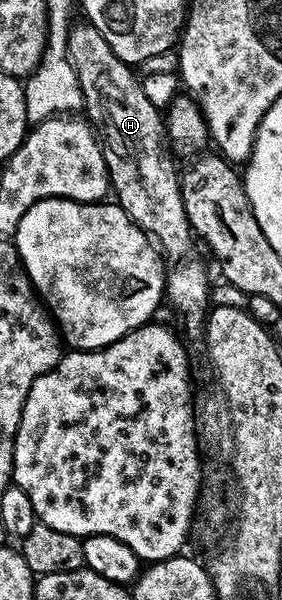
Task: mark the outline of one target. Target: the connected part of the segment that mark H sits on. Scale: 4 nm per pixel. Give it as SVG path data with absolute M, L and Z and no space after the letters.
M79 23L72 24L71 33L68 35L68 55L71 57L72 67L76 71L76 75L80 80L80 87L83 91L83 109L85 110L86 120L90 121L92 129L95 130L102 146L103 154L105 155L105 167L107 168L107 175L109 178L110 188L113 193L116 193L117 204L125 210L125 212L131 216L131 218L139 224L140 227L147 232L147 236L155 242L160 254L165 258L166 269L165 269L165 297L171 305L176 309L177 312L183 316L183 325L187 328L187 333L191 337L199 337L201 330L205 325L205 314L208 312L209 304L207 305L207 296L211 293L211 285L207 282L207 269L198 261L197 258L191 254L191 241L193 242L193 230L191 224L187 221L187 212L183 206L183 191L181 188L181 173L177 168L175 170L176 158L173 156L170 148L163 149L163 141L165 145L165 117L160 109L153 107L153 103L149 103L149 99L145 95L143 90L142 80L137 76L136 70L132 66L128 65L126 61L115 54L113 47L109 47L109 43L105 43L105 35L101 35L101 31L97 31L97 27L93 27L90 23Z

